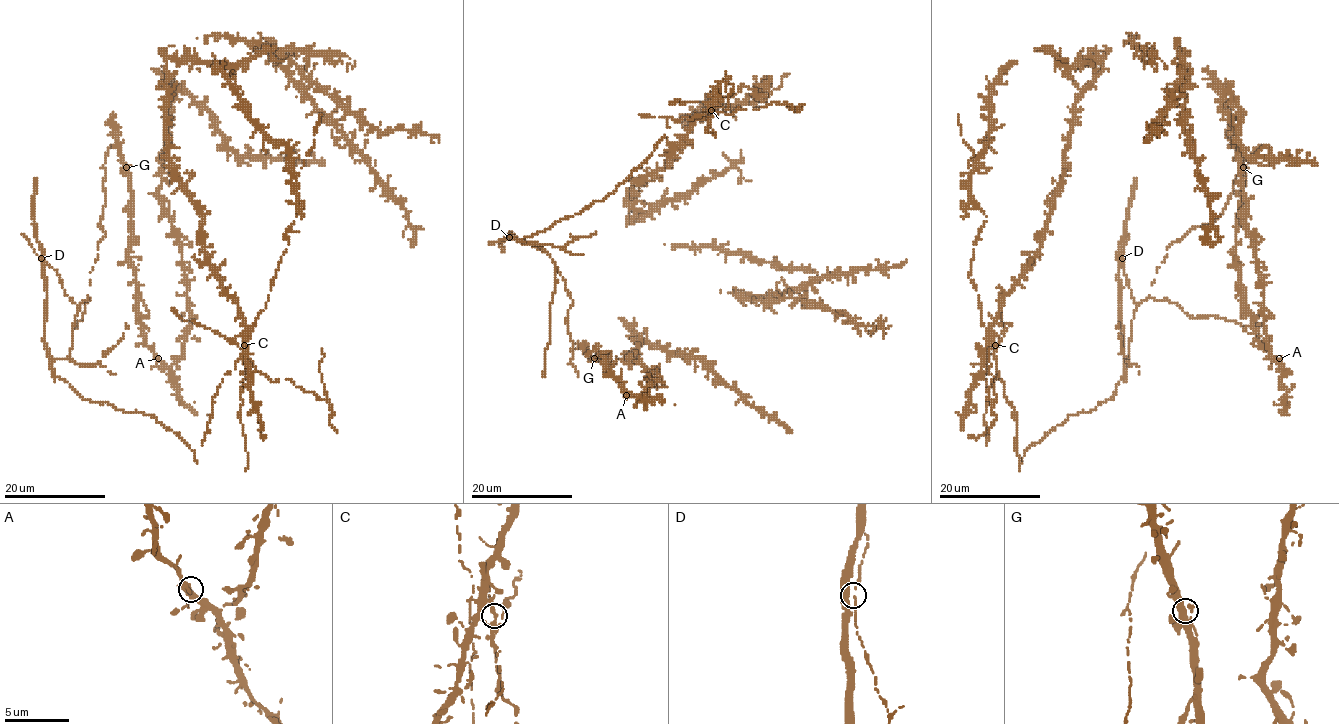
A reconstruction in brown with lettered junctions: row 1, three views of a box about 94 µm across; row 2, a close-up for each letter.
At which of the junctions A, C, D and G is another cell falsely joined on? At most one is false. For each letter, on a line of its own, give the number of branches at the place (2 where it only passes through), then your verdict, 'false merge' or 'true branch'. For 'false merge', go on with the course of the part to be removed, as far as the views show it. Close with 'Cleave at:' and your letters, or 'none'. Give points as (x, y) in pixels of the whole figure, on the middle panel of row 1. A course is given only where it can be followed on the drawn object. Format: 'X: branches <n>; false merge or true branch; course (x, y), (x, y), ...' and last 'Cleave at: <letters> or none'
A: branches 3; true branch
C: branches 4; false merge; course (711, 110), (731, 114), (738, 109), (758, 110), (778, 102), (790, 104), (796, 111), (788, 106)
D: branches 2; true branch
G: branches 4; true branch
Cleave at: C

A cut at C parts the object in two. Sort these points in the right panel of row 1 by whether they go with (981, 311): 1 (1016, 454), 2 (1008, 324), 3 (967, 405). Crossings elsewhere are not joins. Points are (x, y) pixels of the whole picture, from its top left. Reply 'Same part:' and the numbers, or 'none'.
Same part: 3

